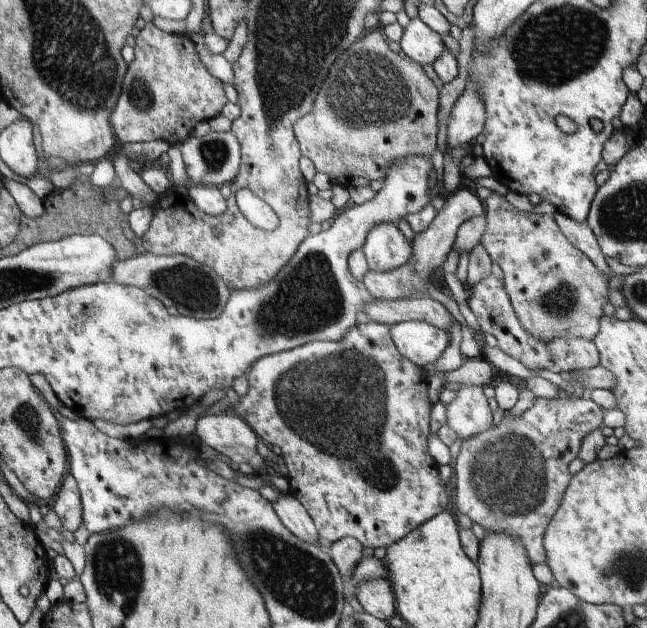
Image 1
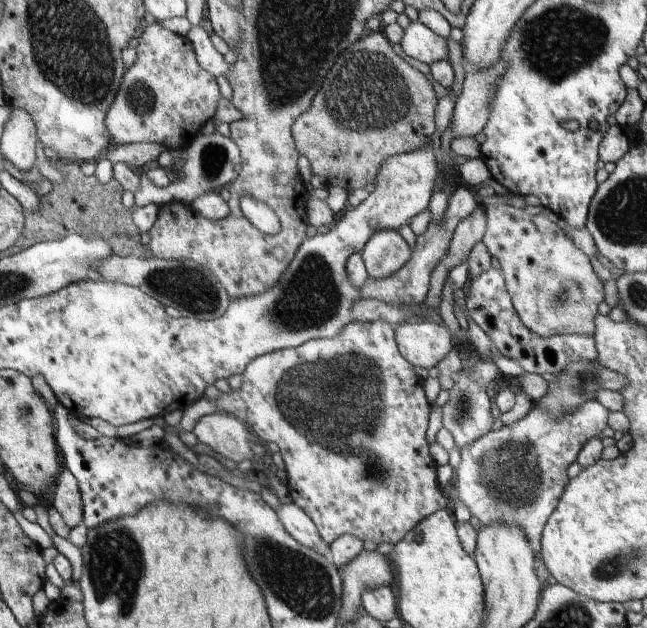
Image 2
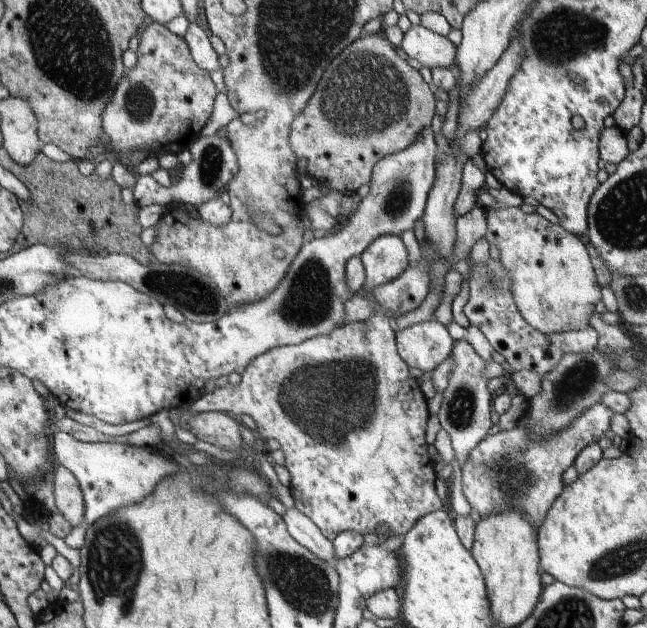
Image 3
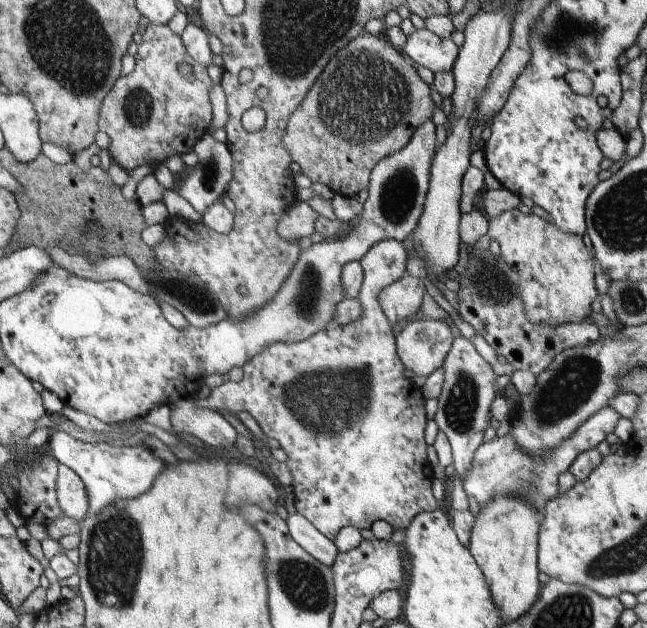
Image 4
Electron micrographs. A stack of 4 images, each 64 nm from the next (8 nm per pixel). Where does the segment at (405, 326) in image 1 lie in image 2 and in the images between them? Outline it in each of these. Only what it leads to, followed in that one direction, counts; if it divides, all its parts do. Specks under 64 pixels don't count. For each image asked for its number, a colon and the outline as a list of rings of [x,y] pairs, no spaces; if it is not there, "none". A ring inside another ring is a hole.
2: [[[433,322],[397,324],[391,334],[395,336],[399,354],[421,374],[431,366],[437,366],[453,348],[449,328]]]

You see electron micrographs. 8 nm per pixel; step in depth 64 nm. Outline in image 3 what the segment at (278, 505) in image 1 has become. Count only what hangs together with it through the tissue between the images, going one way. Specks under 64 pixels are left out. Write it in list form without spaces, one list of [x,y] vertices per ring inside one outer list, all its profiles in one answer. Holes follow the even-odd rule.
[[[287,508],[283,512],[283,522],[287,526],[287,532],[301,544],[305,546],[307,550],[311,550],[315,556],[319,556],[321,560],[327,560],[327,562],[335,562],[333,556],[333,544],[321,534],[321,530],[305,516],[301,514],[297,508]]]

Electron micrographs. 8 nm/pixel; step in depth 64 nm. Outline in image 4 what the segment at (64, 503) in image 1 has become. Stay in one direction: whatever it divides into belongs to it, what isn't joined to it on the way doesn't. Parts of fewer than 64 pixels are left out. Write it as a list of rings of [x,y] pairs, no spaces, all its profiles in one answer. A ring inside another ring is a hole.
[[[57,464],[55,490],[57,490],[57,502],[63,510],[63,514],[73,518],[77,524],[81,524],[89,510],[87,490],[85,490],[81,478],[69,466]]]

